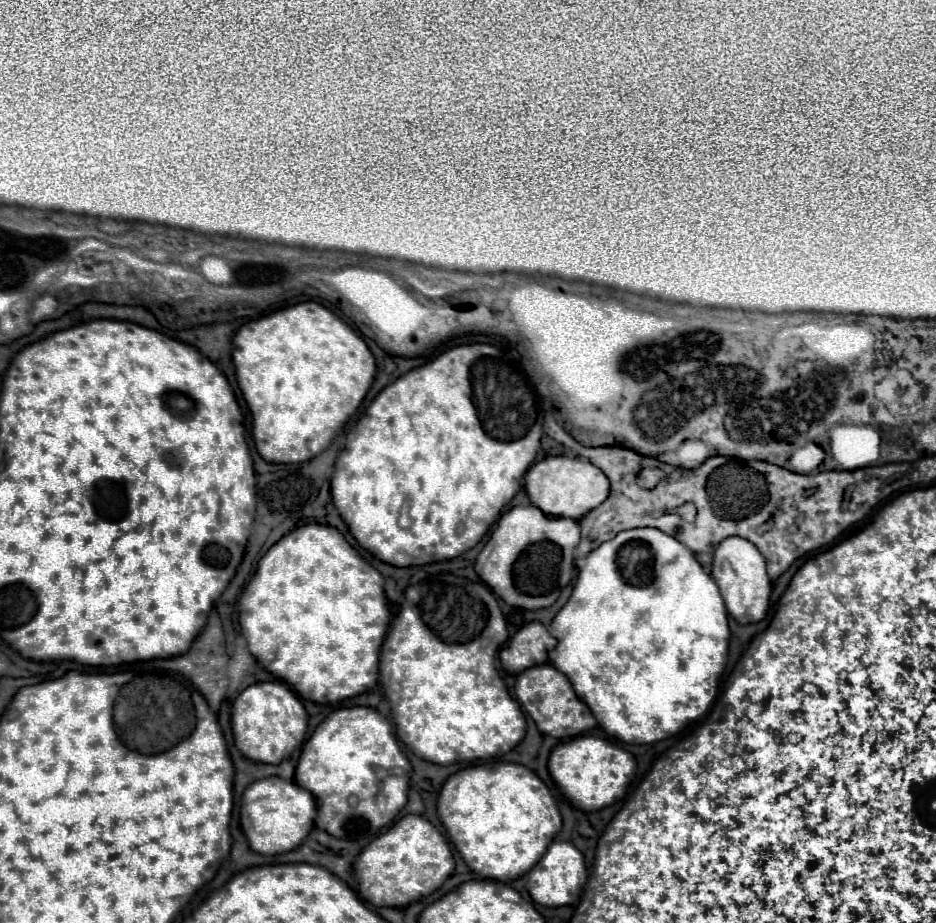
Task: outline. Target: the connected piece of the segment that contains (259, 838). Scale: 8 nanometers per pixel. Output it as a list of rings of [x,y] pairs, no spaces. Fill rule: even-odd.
[[[278,776],[264,778],[252,782],[242,796],[242,810],[240,810],[240,824],[248,838],[248,844],[254,852],[272,856],[284,854],[294,850],[312,830],[316,818],[316,800],[308,790],[286,782]]]

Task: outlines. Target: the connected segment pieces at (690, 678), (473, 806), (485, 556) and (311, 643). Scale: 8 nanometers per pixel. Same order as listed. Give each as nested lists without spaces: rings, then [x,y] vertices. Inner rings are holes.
[[[656,528],[620,532],[592,550],[578,572],[570,600],[554,616],[550,634],[558,640],[550,664],[568,676],[574,692],[588,704],[598,724],[628,744],[666,740],[710,710],[730,640],[728,612],[716,582],[702,570],[692,550]]]
[[[510,762],[476,764],[452,774],[438,796],[438,814],[470,870],[498,882],[514,882],[528,872],[562,828],[546,784],[526,766]]]
[[[514,506],[498,520],[476,558],[476,574],[512,608],[550,608],[574,574],[574,550],[580,526],[572,518],[548,518],[536,506]]]
[[[306,524],[300,526],[292,532],[288,532],[280,542],[276,542],[258,562],[256,574],[254,578],[248,582],[248,586],[242,592],[240,598],[240,628],[242,634],[248,642],[248,648],[252,652],[252,656],[276,678],[284,680],[300,698],[304,700],[312,700],[318,704],[338,704],[342,700],[354,698],[358,694],[364,694],[368,690],[372,690],[378,682],[378,656],[380,656],[380,646],[384,642],[384,636],[388,633],[391,613],[389,610],[388,600],[384,594],[384,578],[380,576],[380,572],[370,566],[366,560],[360,558],[360,554],[346,542],[346,538],[332,526],[322,526],[322,524]]]

